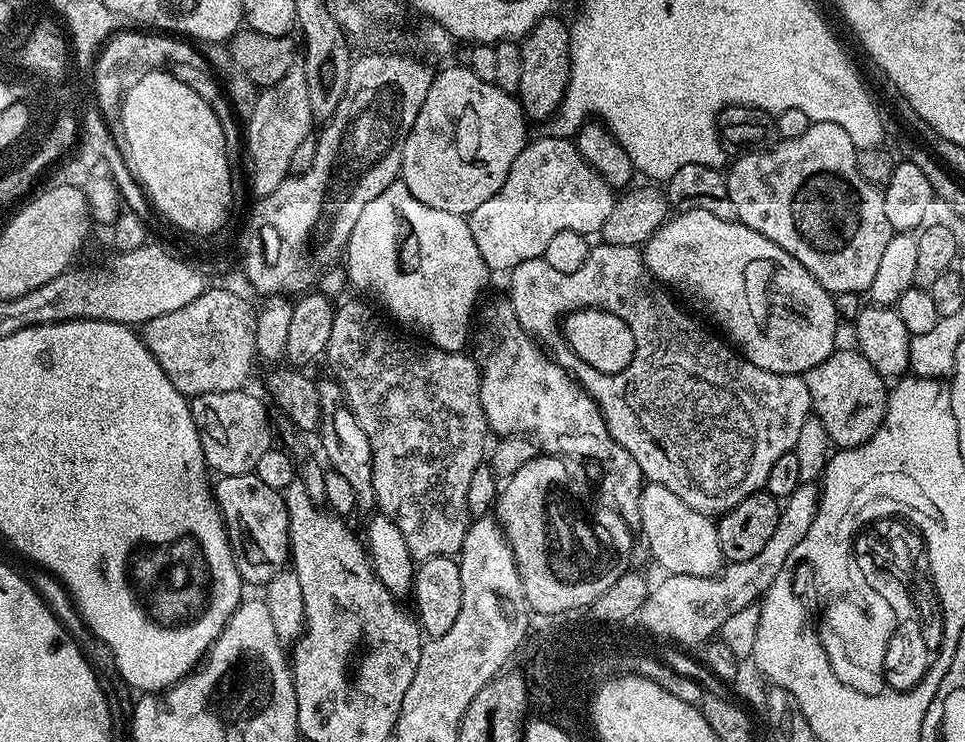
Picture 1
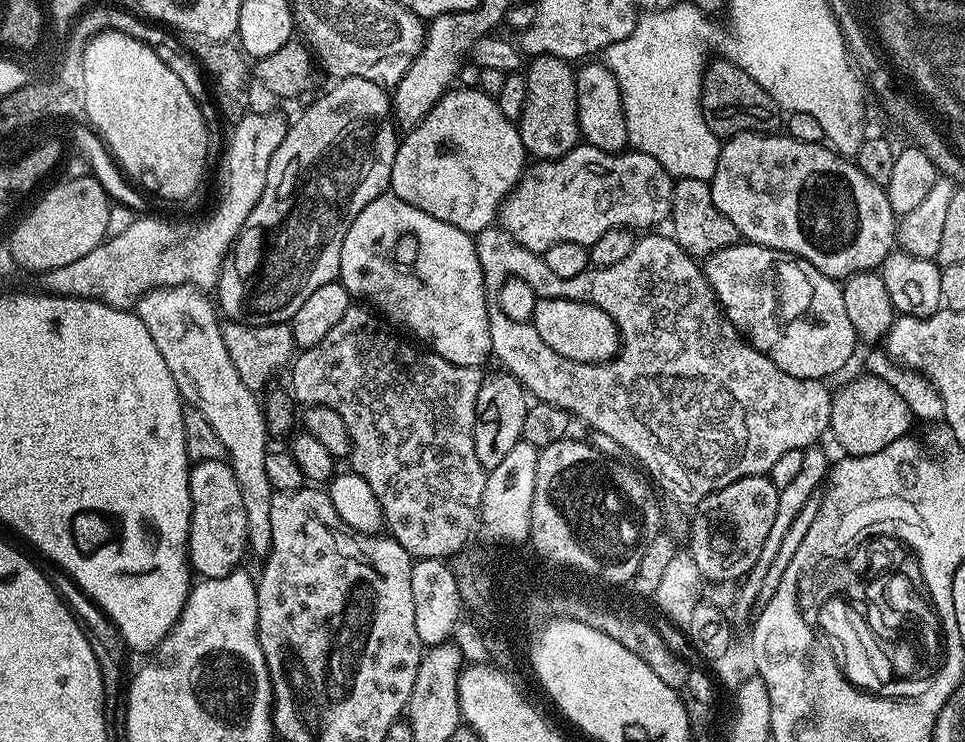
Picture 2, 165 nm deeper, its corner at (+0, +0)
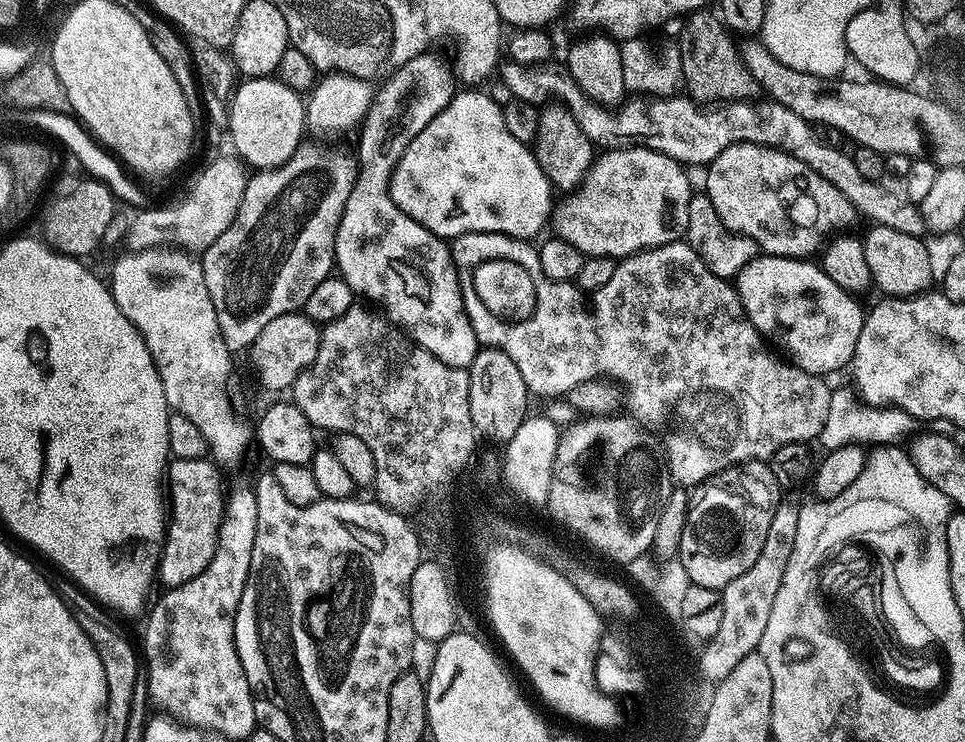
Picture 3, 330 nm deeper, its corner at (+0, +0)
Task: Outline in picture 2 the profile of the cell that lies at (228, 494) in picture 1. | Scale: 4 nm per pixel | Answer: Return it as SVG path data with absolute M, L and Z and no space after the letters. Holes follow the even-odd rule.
M223 459L202 460L191 465L188 489L192 513L188 531L188 562L197 577L209 580L230 574L249 551L246 509L242 506L242 490Z

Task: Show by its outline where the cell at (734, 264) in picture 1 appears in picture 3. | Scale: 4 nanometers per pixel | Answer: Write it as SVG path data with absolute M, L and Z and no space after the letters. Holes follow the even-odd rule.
M757 254L735 276L734 287L740 295L748 321L759 330L765 341L771 342L777 349L785 348L791 363L797 364L802 370L824 378L829 375L827 372L847 369L851 365L854 346L858 346L858 334L862 334L866 308L856 301L859 299L853 293L842 290L842 286L833 282L819 263L812 262L808 258Z

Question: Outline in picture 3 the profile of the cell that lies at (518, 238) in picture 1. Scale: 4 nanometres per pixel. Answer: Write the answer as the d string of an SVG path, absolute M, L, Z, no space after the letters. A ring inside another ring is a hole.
M614 148L601 151L592 161L592 166L578 190L565 195L561 204L559 201L554 212L555 235L570 242L570 246L578 246L585 257L623 258L663 244L683 241L688 234L690 198L694 194L694 188L684 172L687 172L685 165L649 148Z

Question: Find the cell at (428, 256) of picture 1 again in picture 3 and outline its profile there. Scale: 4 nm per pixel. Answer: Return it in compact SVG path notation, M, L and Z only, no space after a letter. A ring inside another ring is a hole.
M425 54L423 56L416 56L413 60L408 60L407 63L399 65L395 70L396 73L385 82L384 86L375 91L372 99L372 106L368 111L367 118L365 118L362 127L359 129L358 137L360 136L360 168L358 164L358 171L356 172L356 182L352 185L350 190L350 198L346 198L346 206L342 210L342 218L338 226L338 234L336 235L336 262L335 267L338 269L339 275L343 276L351 287L353 293L357 297L365 296L383 315L387 316L401 332L405 332L410 336L416 344L429 350L439 361L446 363L451 368L468 368L472 364L474 357L479 351L480 345L477 342L474 330L470 326L470 322L464 313L464 303L460 298L460 283L458 281L458 272L452 262L450 255L450 248L441 237L435 236L433 232L427 232L421 226L414 222L405 214L404 211L392 201L392 195L388 192L388 177L392 175L392 169L400 160L401 154L404 153L404 148L410 146L410 142L414 142L414 138L418 138L418 134L422 134L422 130L426 130L426 126L430 126L430 122L434 122L434 118L438 118L438 114L442 114L442 110L452 100L454 95L453 75L447 68L434 56L433 54Z

